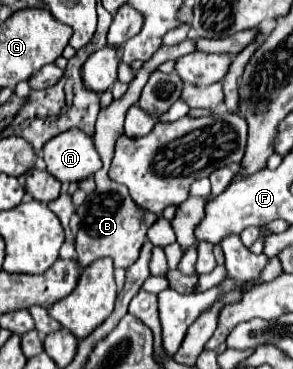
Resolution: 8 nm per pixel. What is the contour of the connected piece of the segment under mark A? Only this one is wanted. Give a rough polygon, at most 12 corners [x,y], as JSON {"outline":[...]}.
{"outline":[[79,128],[43,146],[47,172],[81,182],[101,168],[93,140]]}

